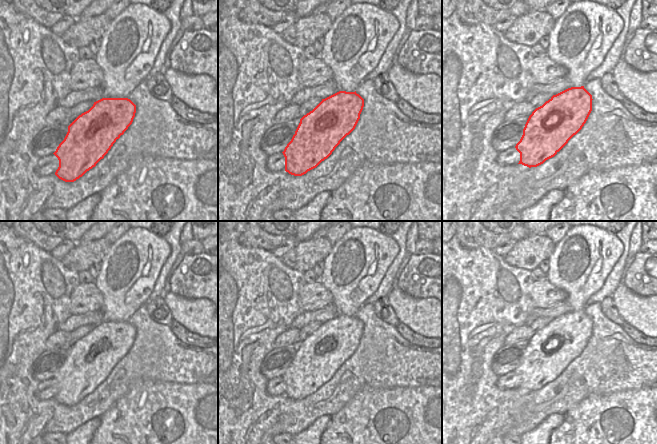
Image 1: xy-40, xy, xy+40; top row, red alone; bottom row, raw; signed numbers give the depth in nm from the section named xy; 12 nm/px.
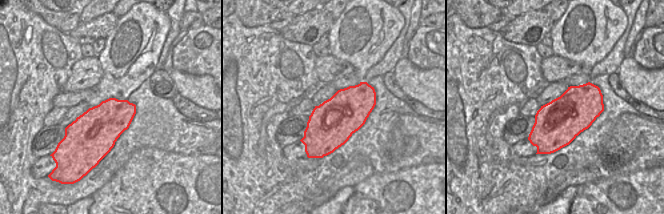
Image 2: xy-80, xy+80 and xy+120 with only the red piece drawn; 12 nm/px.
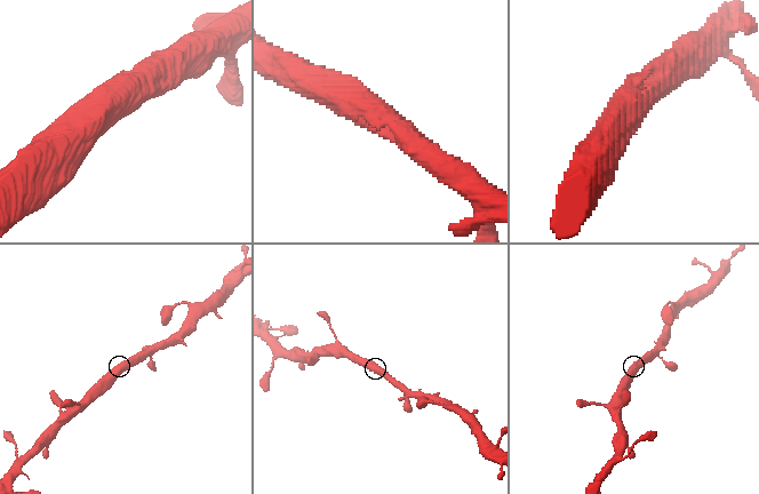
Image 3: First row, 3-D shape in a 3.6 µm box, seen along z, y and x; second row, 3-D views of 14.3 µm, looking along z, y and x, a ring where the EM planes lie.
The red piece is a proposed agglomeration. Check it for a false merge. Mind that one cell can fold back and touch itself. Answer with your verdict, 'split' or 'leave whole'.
leave whole

